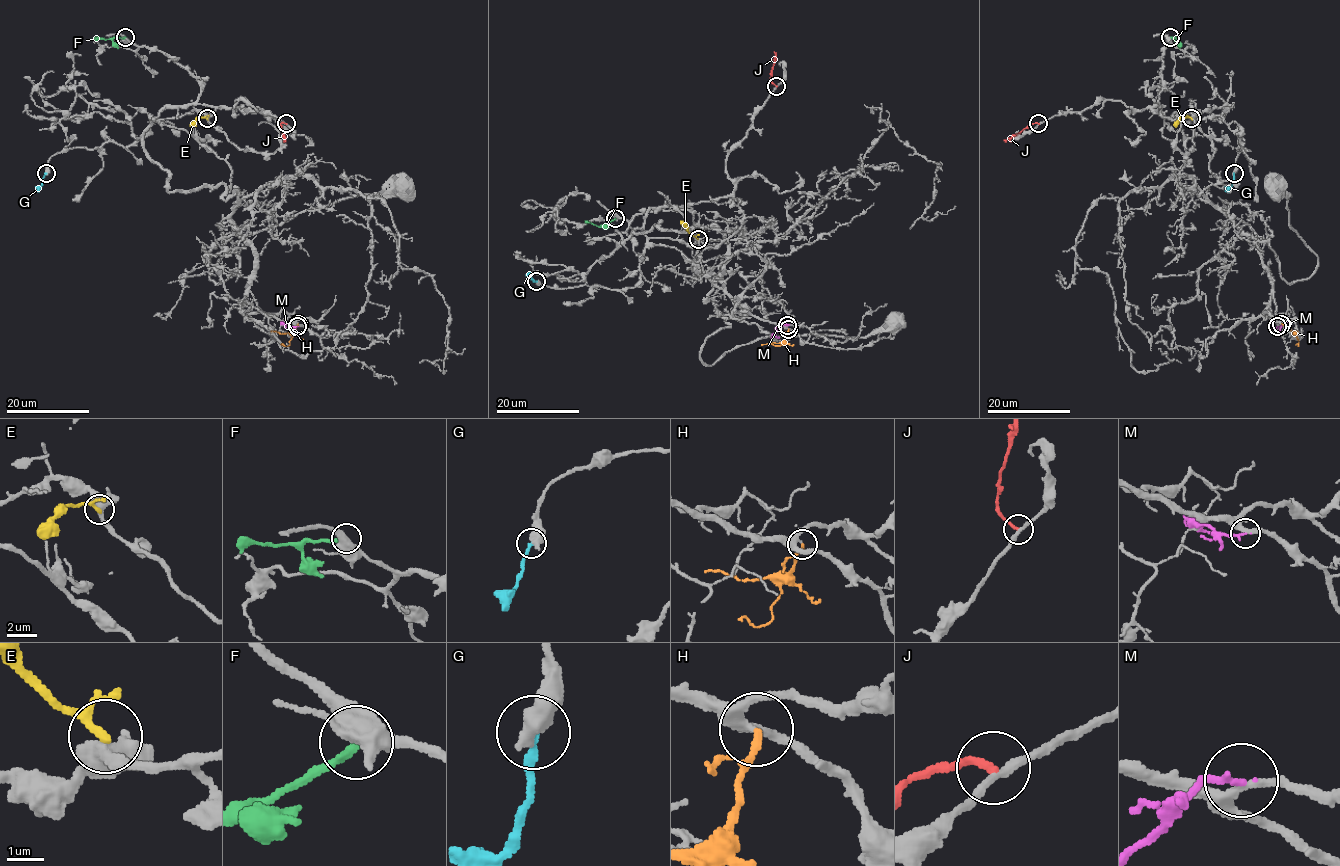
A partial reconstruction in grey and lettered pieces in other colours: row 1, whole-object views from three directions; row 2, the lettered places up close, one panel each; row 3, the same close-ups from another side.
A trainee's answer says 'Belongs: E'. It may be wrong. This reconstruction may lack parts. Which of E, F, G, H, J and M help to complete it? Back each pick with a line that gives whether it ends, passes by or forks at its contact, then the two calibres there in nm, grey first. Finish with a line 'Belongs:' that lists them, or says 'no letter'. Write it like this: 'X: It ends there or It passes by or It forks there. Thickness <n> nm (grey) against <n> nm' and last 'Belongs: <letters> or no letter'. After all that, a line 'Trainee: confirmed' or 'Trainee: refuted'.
H: It ends there. Thickness 240 nm (grey) against 170 nm
Belongs: H
Trainee: refuted

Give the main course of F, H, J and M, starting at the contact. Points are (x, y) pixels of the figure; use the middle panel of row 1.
F: (615, 217), (599, 226), (585, 220)
H: (788, 328), (786, 339), (780, 346), (771, 343)
J: (776, 85), (771, 80), (774, 51)
M: (787, 324), (775, 334), (779, 338)

